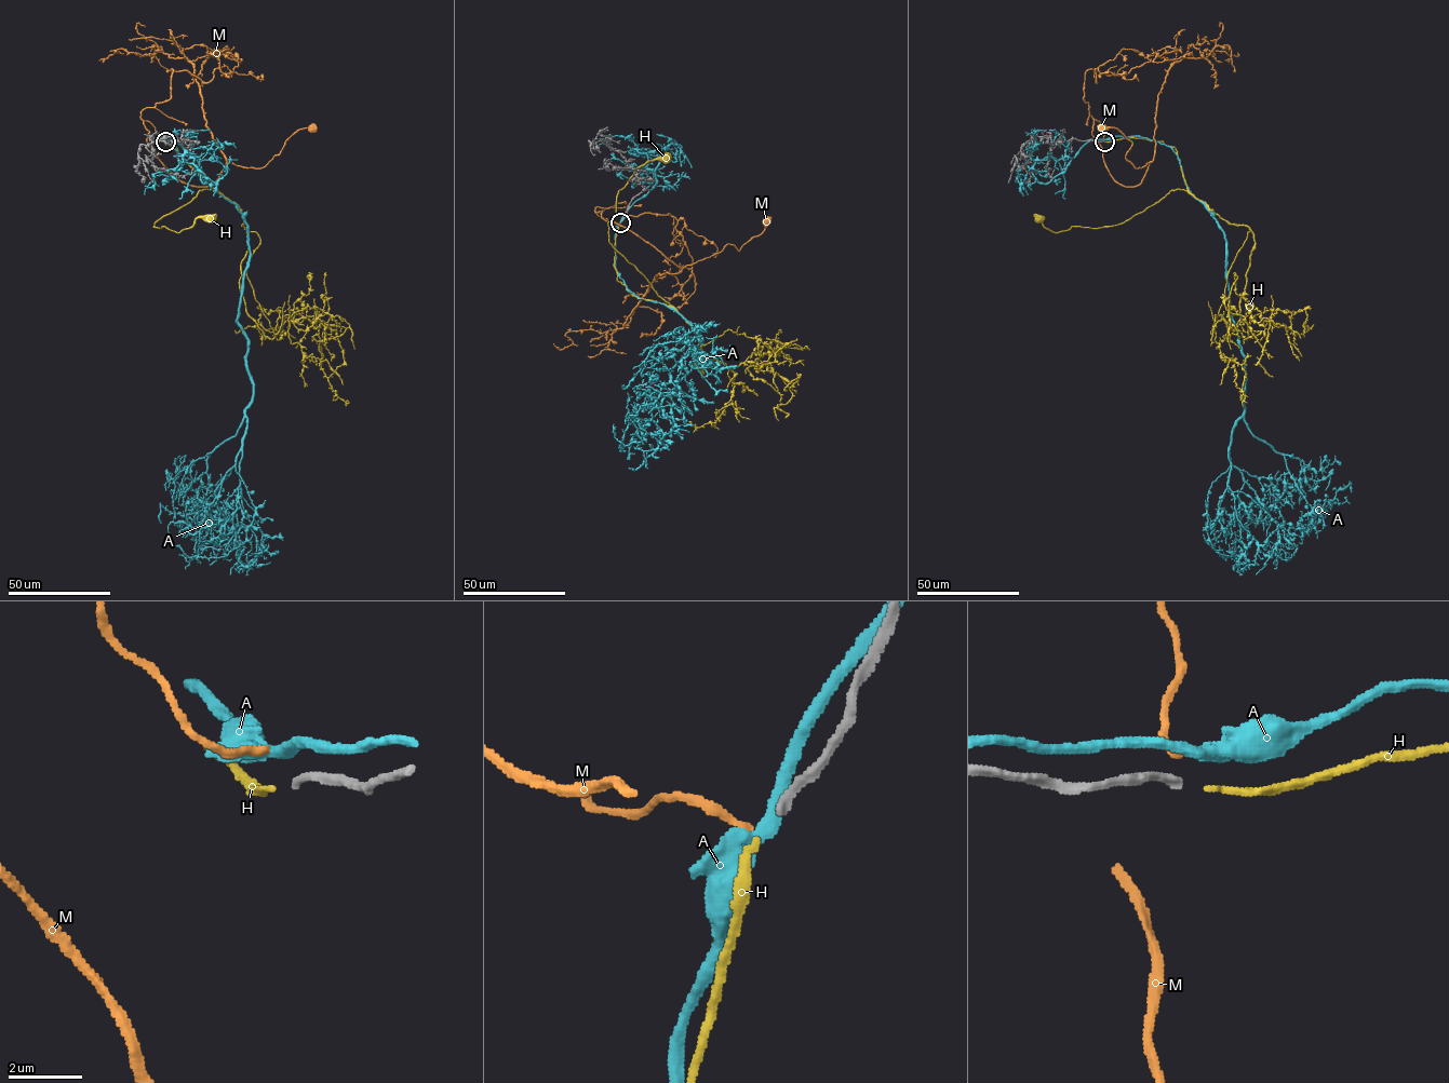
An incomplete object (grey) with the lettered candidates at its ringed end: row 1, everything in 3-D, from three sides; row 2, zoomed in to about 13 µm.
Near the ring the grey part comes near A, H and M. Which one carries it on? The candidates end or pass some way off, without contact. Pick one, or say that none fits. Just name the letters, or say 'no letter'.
no letter

